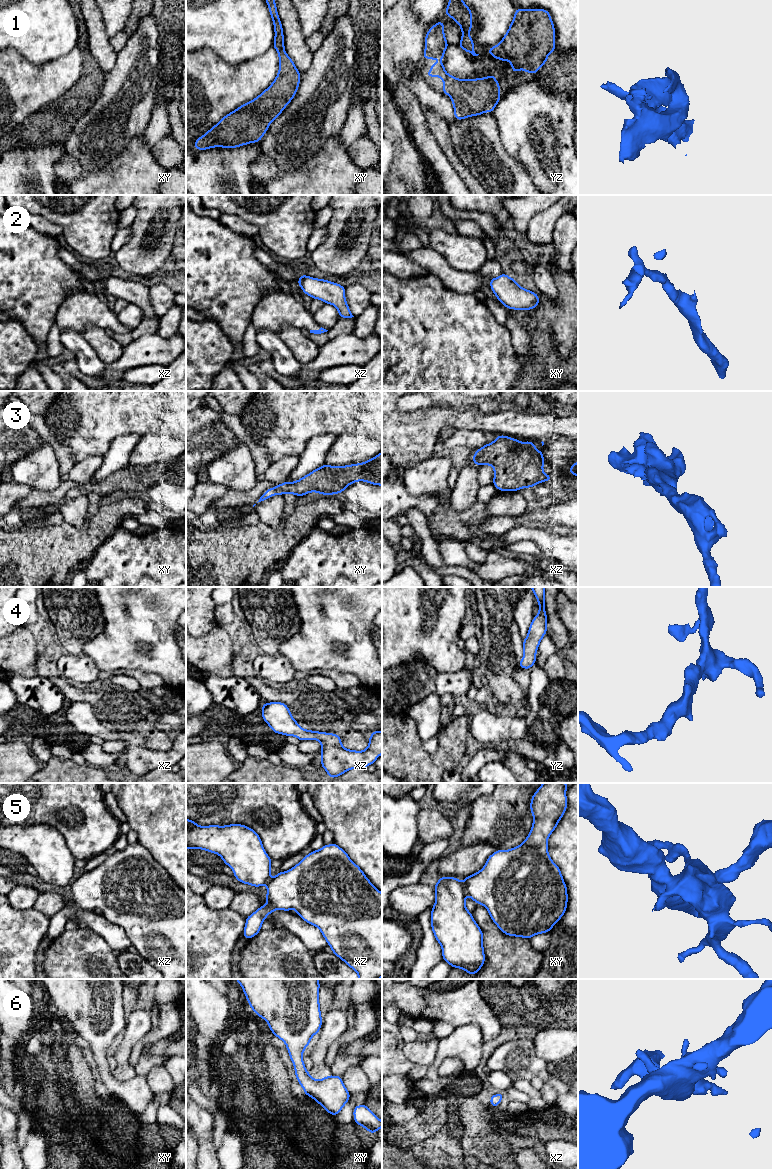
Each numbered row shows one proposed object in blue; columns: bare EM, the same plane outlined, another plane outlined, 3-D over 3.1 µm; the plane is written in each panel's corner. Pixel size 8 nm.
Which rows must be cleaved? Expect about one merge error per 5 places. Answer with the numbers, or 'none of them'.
5

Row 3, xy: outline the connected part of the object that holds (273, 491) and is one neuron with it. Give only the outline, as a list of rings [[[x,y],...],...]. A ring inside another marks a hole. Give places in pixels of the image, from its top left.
[[[382,451],[363,463],[346,466],[330,466],[324,464],[295,482],[284,482],[264,492],[258,502],[271,496],[285,493],[305,496],[310,492],[323,495],[342,493],[354,482],[365,481],[372,485],[382,486]],[[257,502],[257,503],[258,503]]]

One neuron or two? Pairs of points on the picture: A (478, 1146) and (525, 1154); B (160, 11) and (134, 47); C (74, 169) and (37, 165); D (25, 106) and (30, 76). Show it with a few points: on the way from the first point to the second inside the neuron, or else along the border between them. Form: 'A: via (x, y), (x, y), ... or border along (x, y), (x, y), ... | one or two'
A: border along (535, 1151), (529, 1148), (521, 1148), (515, 1158) | two
B: border along (151, 13), (155, 21), (159, 42) | two
C: border along (64, 152), (54, 167), (57, 179) | two
D: via (25, 99), (27, 97), (27, 87), (30, 83) | one

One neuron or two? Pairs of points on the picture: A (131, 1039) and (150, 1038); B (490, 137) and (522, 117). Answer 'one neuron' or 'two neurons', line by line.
A: two neurons
B: two neurons

